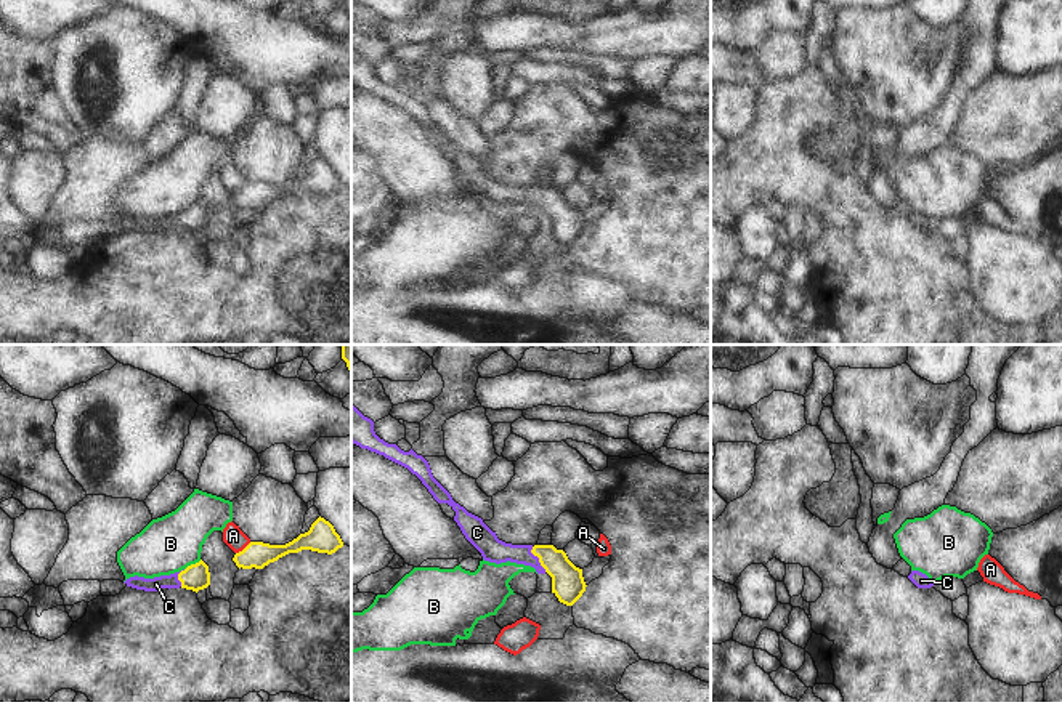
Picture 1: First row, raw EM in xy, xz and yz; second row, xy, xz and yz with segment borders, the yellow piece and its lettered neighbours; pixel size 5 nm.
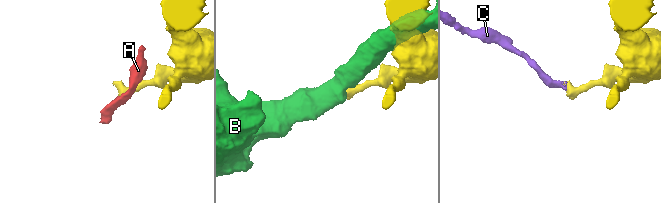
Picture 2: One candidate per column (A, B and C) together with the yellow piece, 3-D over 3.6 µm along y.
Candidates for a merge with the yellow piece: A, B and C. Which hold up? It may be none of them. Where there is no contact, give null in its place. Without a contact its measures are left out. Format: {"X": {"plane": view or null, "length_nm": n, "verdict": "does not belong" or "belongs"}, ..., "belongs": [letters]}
{"A": {"plane": "xy", "length_nm": 100, "verdict": "does not belong"}, "B": {"plane": "xy", "length_nm": 100, "verdict": "does not belong"}, "C": {"plane": "xz", "length_nm": 150, "verdict": "belongs"}, "belongs": ["C"]}

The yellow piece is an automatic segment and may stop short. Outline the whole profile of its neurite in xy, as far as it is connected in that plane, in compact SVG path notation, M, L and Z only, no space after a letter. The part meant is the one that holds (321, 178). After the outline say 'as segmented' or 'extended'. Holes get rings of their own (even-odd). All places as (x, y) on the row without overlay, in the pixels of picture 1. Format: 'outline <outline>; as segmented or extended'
outline M318 159L308 173L300 175L297 180L286 186L270 186L263 183L250 183L242 192L236 194L233 202L241 210L263 210L270 204L289 194L311 191L318 194L332 196L343 188L340 176L334 167L324 159Z; as segmented

